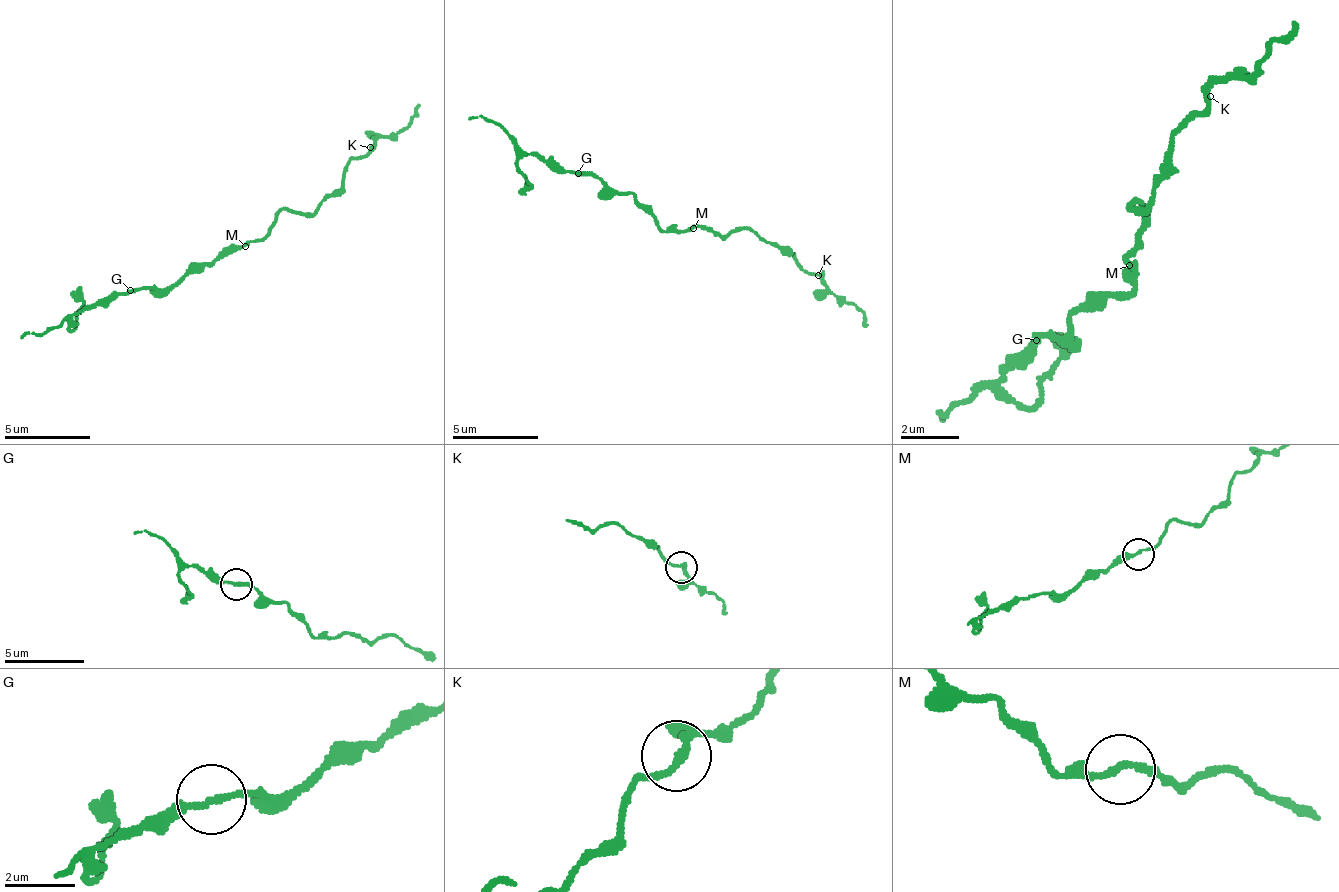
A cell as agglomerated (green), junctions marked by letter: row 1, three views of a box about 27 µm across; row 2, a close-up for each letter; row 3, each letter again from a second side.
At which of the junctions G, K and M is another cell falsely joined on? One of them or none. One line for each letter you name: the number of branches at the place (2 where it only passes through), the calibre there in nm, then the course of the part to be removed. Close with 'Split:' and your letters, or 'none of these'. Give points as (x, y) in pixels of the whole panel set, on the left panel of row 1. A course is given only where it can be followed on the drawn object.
Split: none of these

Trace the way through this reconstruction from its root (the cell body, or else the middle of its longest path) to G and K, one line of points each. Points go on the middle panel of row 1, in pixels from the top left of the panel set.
G: (689, 228), (663, 228), (629, 194), (616, 194), (594, 176), (581, 176), (577, 172)
K: (689, 228), (710, 228), (719, 237), (732, 228), (753, 228), (766, 241), (784, 245), (805, 271), (818, 275)

